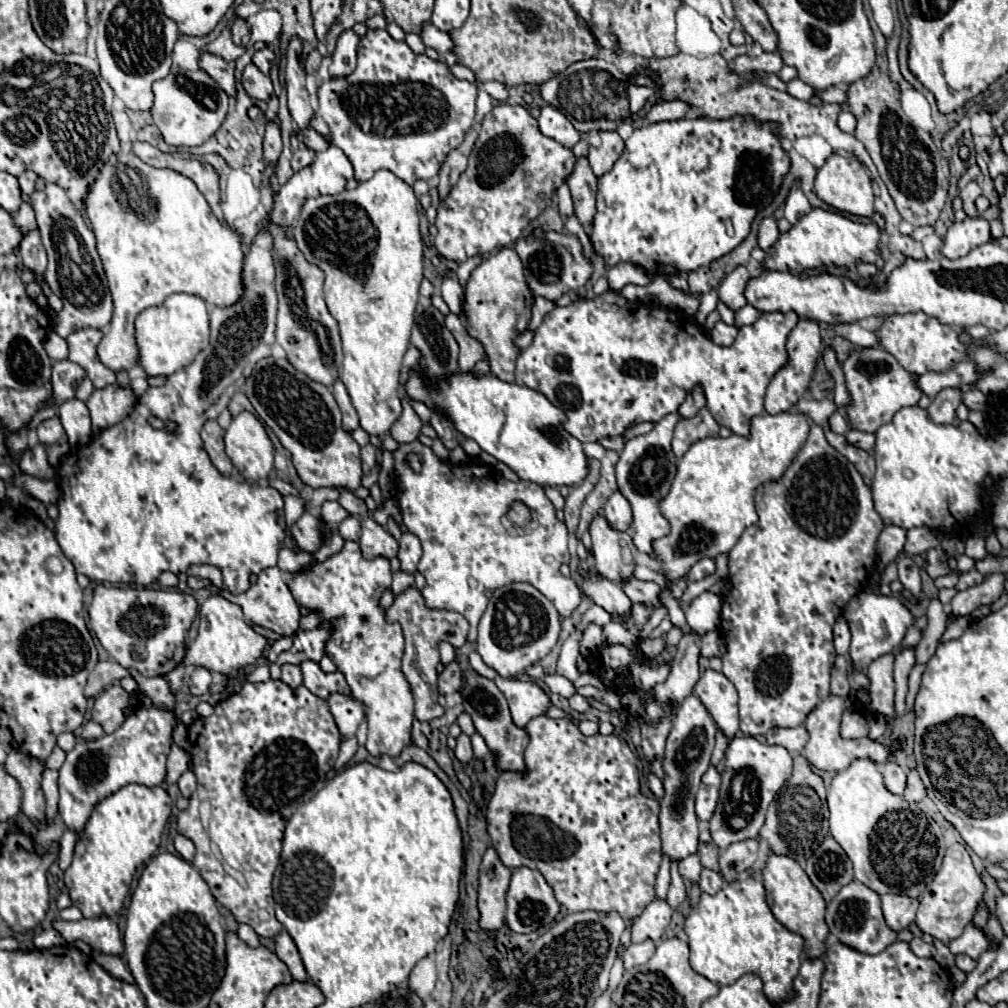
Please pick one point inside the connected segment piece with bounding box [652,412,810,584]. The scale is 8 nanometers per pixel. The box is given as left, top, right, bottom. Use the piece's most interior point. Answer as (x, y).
(711, 502)

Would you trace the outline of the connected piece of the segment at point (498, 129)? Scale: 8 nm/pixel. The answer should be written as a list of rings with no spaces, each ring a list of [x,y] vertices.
[[[518,104],[496,106],[484,116],[478,134],[468,168],[450,194],[440,200],[434,222],[438,228],[434,246],[440,256],[454,262],[512,246],[548,206],[556,188],[570,176],[576,162],[572,150],[546,138],[538,122]]]

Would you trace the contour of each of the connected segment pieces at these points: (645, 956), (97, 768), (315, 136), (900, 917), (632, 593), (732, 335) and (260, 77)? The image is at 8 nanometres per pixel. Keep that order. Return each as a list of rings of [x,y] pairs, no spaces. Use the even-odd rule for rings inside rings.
[[[646,940],[640,944],[630,944],[630,948],[624,954],[624,968],[632,970],[638,964],[646,964],[650,960],[650,956],[654,954],[654,950],[656,950],[656,946],[652,940]]]
[[[150,706],[150,708],[140,708],[136,714],[128,716],[126,722],[108,736],[102,736],[94,742],[86,742],[86,740],[78,740],[78,744],[74,746],[74,750],[68,752],[64,766],[60,768],[60,778],[58,778],[58,788],[60,788],[60,818],[64,820],[64,824],[70,830],[82,830],[82,826],[88,822],[90,812],[94,808],[96,802],[100,802],[102,798],[110,796],[112,792],[116,792],[118,788],[126,786],[126,784],[142,784],[142,786],[162,786],[164,778],[166,778],[166,758],[170,752],[170,744],[172,744],[172,732],[178,724],[178,714],[174,710],[162,710],[158,706]],[[152,720],[156,724],[156,734],[146,732],[146,722]]]
[[[304,128],[304,130],[300,130],[298,134],[296,135],[296,138],[308,148],[312,148],[312,150],[324,150],[324,148],[328,148],[328,142],[326,142],[326,138],[322,138],[316,130],[312,130],[312,128]]]
[[[898,894],[882,896],[884,920],[886,920],[886,926],[894,932],[900,932],[914,922],[916,908],[918,908],[918,902],[912,900],[912,898],[898,896]]]
[[[634,576],[622,580],[622,590],[624,594],[632,600],[632,602],[642,602],[642,604],[652,604],[652,606],[660,606],[658,602],[658,592],[660,592],[660,586],[654,584],[654,582],[642,582]]]
[[[722,320],[716,322],[716,326],[710,330],[710,338],[720,346],[730,346],[736,340],[736,334],[738,334],[738,328],[736,326],[728,326]]]
[[[248,64],[242,74],[242,86],[250,98],[268,100],[272,94],[272,82],[266,74],[262,74],[254,64]]]

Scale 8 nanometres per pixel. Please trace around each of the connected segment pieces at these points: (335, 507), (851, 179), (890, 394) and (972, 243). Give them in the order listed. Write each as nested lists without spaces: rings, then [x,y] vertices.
[[[324,502],[320,510],[322,510],[322,518],[328,524],[340,524],[342,520],[346,520],[350,516],[338,502]]]
[[[832,154],[826,164],[818,170],[814,190],[820,200],[830,204],[832,208],[856,216],[872,216],[874,214],[874,192],[872,192],[872,180],[868,178],[864,166],[858,160],[844,158],[840,154]]]
[[[880,346],[860,348],[858,352],[852,352],[842,362],[842,370],[846,378],[846,390],[850,394],[850,404],[844,408],[844,412],[850,428],[854,430],[876,434],[876,430],[888,424],[900,408],[916,406],[918,400],[922,398],[918,374],[904,370],[898,364],[898,360]]]
[[[966,218],[964,222],[954,222],[946,236],[942,254],[950,260],[966,256],[972,248],[986,244],[990,240],[990,224],[982,218]]]

